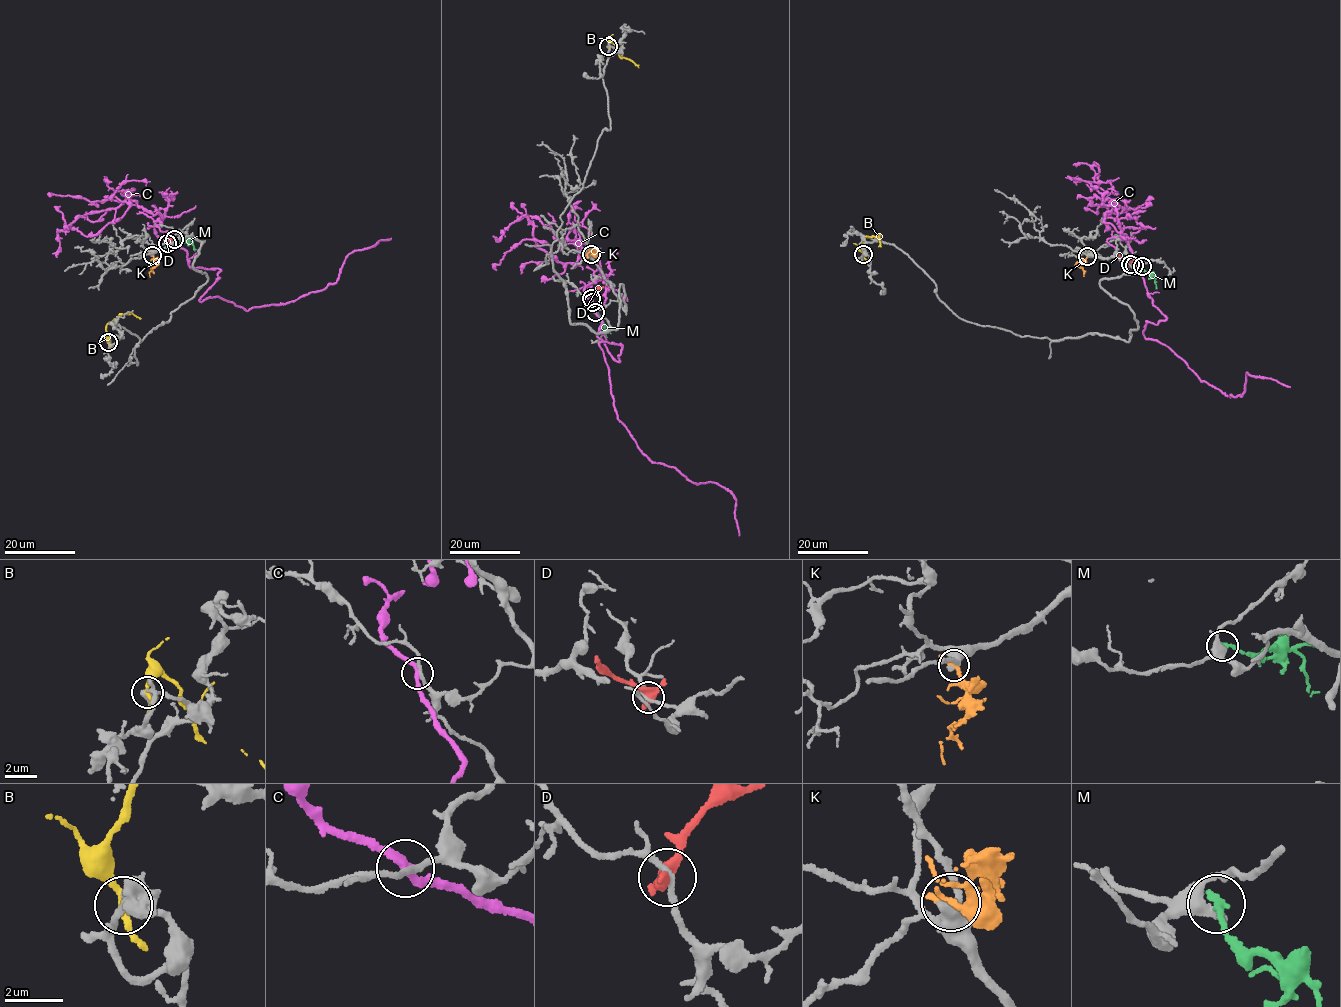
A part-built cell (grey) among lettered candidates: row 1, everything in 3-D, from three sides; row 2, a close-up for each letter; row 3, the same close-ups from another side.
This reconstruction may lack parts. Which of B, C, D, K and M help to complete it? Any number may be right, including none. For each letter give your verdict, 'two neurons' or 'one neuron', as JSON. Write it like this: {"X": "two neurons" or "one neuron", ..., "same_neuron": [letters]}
{"B": "two neurons", "C": "two neurons", "D": "two neurons", "K": "two neurons", "M": "two neurons", "same_neuron": []}

